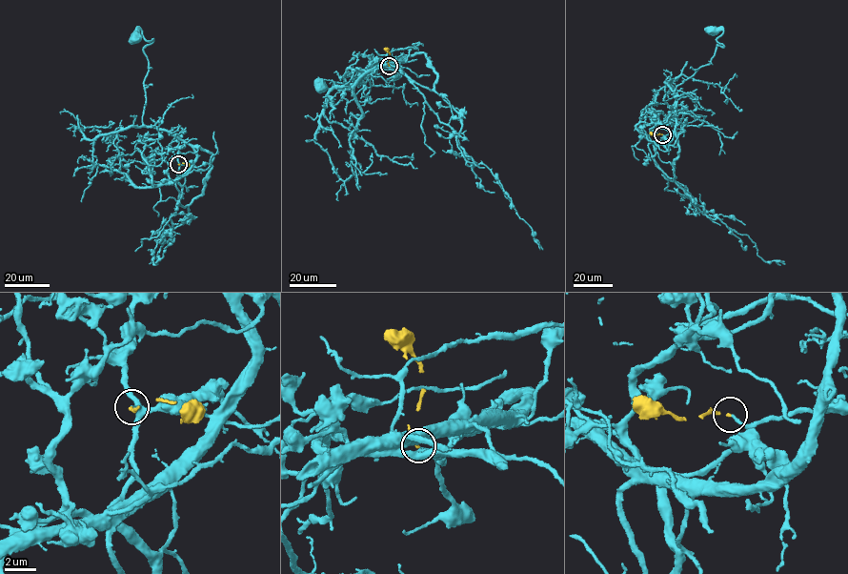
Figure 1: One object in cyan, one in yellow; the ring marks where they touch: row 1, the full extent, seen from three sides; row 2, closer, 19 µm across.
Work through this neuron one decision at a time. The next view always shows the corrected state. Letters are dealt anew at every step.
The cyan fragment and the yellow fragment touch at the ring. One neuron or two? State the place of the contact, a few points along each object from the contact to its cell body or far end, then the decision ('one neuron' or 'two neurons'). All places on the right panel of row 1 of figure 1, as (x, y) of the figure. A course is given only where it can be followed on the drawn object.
at (662, 134); cyan runs (662, 134), (669, 141), (674, 133), (676, 86), (723, 46), (716, 41), (722, 30), (711, 29); yellow runs (662, 134), (650, 133); one neuron

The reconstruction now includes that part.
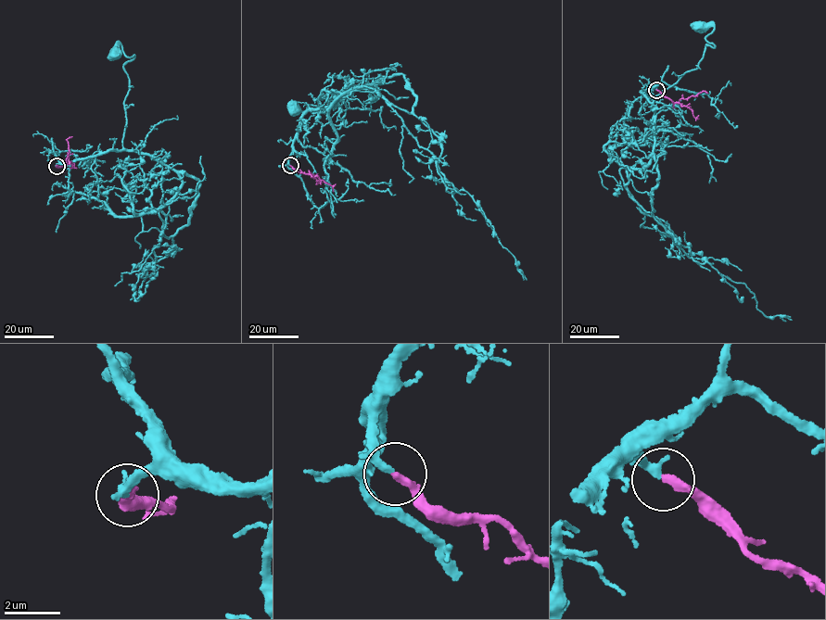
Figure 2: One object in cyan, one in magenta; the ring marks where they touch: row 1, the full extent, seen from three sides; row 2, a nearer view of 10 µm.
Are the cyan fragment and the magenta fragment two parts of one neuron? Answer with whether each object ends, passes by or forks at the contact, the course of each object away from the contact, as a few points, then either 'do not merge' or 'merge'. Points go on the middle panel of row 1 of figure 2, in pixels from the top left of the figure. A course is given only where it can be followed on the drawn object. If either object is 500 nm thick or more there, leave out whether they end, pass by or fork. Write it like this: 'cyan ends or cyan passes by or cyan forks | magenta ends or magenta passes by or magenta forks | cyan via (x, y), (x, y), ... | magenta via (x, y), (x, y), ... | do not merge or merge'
cyan passes by | magenta ends | cyan via (290, 165), (303, 115), (320, 107), (324, 112), (312, 112), (319, 107), (292, 108) | magenta via (290, 165), (312, 174), (317, 183), (322, 182) | merge

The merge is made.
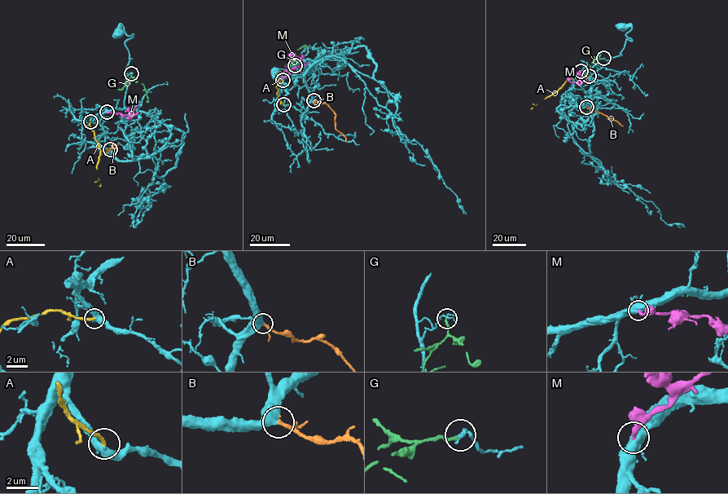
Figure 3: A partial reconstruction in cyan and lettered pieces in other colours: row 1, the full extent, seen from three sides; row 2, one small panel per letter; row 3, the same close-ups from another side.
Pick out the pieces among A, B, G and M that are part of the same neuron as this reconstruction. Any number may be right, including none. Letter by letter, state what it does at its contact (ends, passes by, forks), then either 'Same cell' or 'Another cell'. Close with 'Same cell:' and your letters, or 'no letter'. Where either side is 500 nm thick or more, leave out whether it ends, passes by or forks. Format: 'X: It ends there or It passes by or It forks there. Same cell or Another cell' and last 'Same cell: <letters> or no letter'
A: It ends there. Another cell
B: It passes by. Same cell
G: It ends there. Another cell
M: It ends there. Another cell
Same cell: B

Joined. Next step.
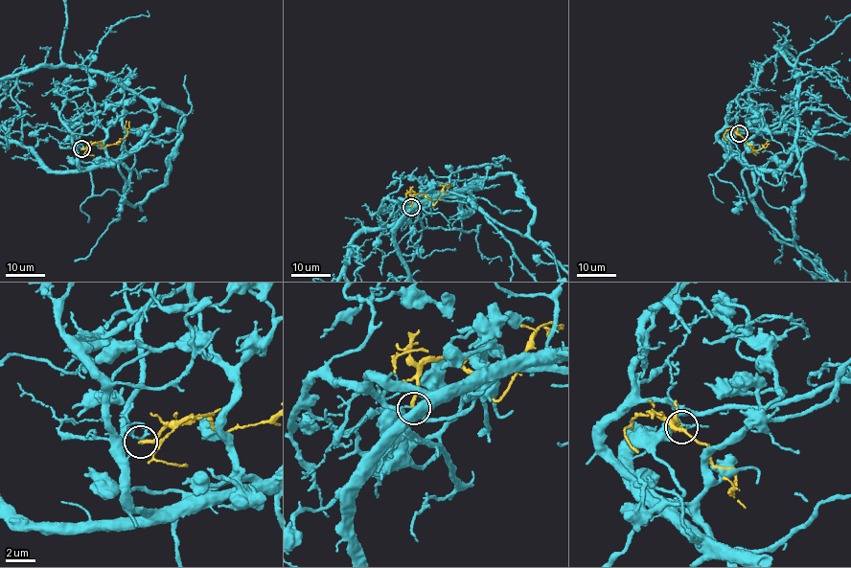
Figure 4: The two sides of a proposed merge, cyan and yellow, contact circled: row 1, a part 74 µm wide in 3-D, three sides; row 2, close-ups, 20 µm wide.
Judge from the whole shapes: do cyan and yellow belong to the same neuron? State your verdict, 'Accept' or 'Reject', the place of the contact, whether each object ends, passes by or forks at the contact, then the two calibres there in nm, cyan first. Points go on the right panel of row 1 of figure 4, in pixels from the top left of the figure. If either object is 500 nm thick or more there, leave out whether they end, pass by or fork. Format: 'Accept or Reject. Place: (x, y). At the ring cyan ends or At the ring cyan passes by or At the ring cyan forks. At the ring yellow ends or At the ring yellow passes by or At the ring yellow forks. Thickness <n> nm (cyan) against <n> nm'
Reject. Place: (739, 133). At the ring cyan passes by. At the ring yellow ends. Thickness 90 nm (cyan) against 240 nm

